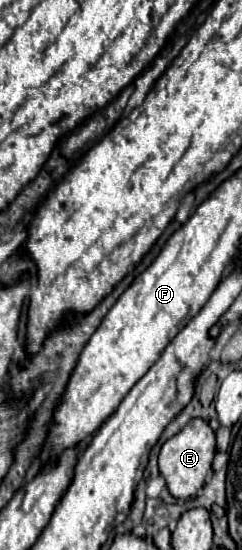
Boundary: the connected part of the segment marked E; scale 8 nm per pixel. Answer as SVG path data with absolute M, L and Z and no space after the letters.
M201 417L191 419L177 435L167 439L161 447L161 453L159 453L159 471L167 481L169 493L177 499L193 497L203 487L203 483L211 471L215 453L217 453L215 431L211 429L209 421L201 419Z

